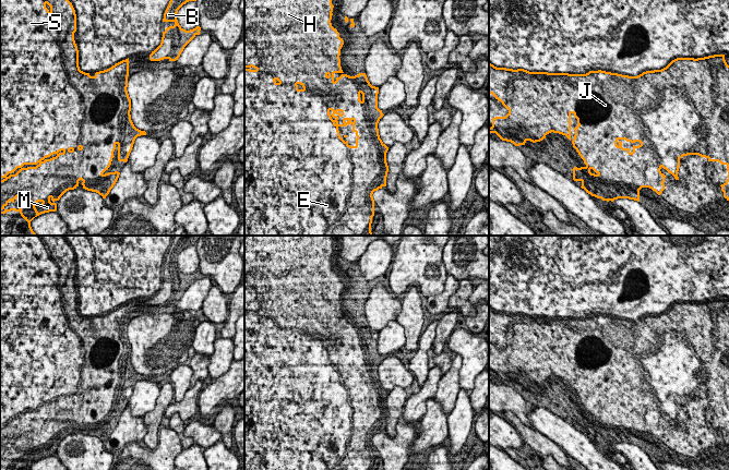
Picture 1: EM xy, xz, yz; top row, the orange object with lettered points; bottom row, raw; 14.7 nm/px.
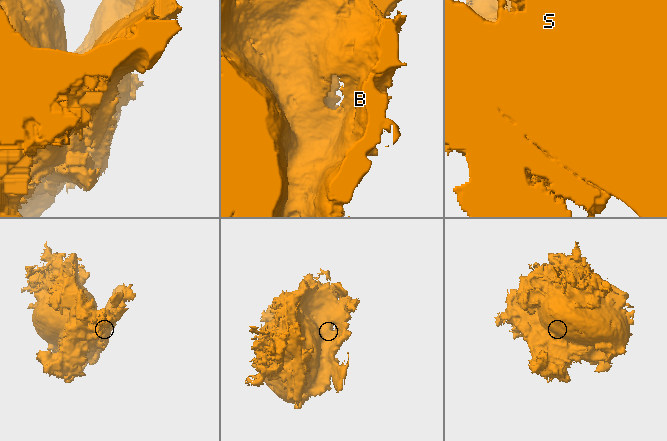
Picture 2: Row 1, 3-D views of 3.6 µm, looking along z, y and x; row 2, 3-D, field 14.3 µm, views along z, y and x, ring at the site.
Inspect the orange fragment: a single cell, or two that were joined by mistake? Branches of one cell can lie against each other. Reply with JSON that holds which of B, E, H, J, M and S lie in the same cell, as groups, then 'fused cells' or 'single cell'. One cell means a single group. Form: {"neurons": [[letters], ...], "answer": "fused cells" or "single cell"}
{"neurons": [["B", "E", "H", "J", "M", "S"]], "answer": "single cell"}

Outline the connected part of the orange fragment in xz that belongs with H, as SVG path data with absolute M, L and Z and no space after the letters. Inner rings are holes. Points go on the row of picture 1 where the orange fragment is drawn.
M244 0L244 236L372 236L371 224L374 216L372 194L386 186L389 172L386 162L389 147L380 138L378 129L378 123L384 115L378 108L379 87L370 84L366 73L349 76L342 70L339 56L344 40L339 37L337 29L332 26L333 8L332 0ZM347 124L351 124L352 132L356 133L355 146L350 146L348 141L345 142L339 135L338 128Z

